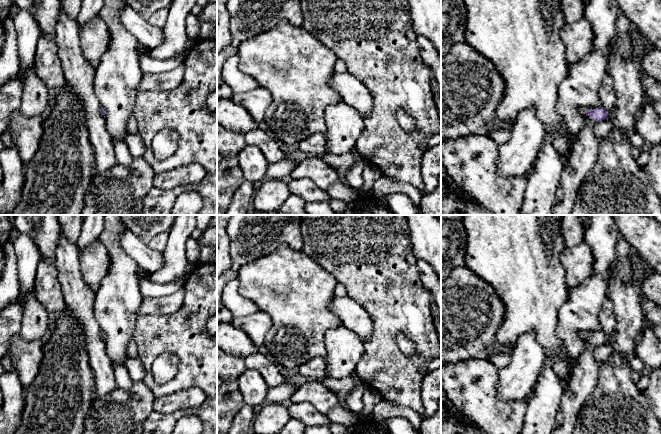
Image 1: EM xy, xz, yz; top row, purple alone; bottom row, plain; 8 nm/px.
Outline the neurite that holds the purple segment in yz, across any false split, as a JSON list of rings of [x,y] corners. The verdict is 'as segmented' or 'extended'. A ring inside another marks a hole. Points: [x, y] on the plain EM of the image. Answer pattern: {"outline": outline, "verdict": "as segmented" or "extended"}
{"outline": [[[602,330],[600,332],[597,332],[597,333],[580,332],[579,336],[582,339],[593,341],[595,343],[596,347],[599,345],[605,344],[608,341],[607,335]]], "verdict": "extended"}

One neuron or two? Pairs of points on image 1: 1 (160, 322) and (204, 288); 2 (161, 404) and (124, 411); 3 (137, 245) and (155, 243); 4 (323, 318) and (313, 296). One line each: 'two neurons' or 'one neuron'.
1: one neuron
2: two neurons
3: two neurons
4: one neuron

